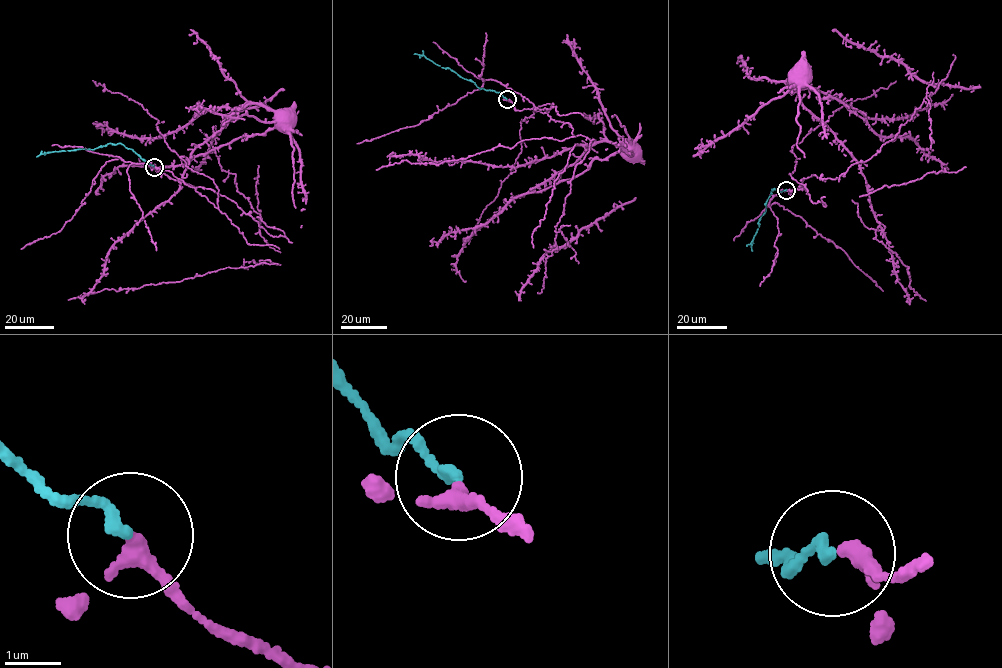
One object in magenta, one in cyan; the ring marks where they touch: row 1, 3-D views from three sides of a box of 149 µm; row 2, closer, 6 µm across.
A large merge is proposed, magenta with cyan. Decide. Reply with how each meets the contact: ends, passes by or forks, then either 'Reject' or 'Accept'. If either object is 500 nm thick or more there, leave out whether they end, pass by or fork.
At the ring magenta passes by. At the ring cyan ends. Accept

